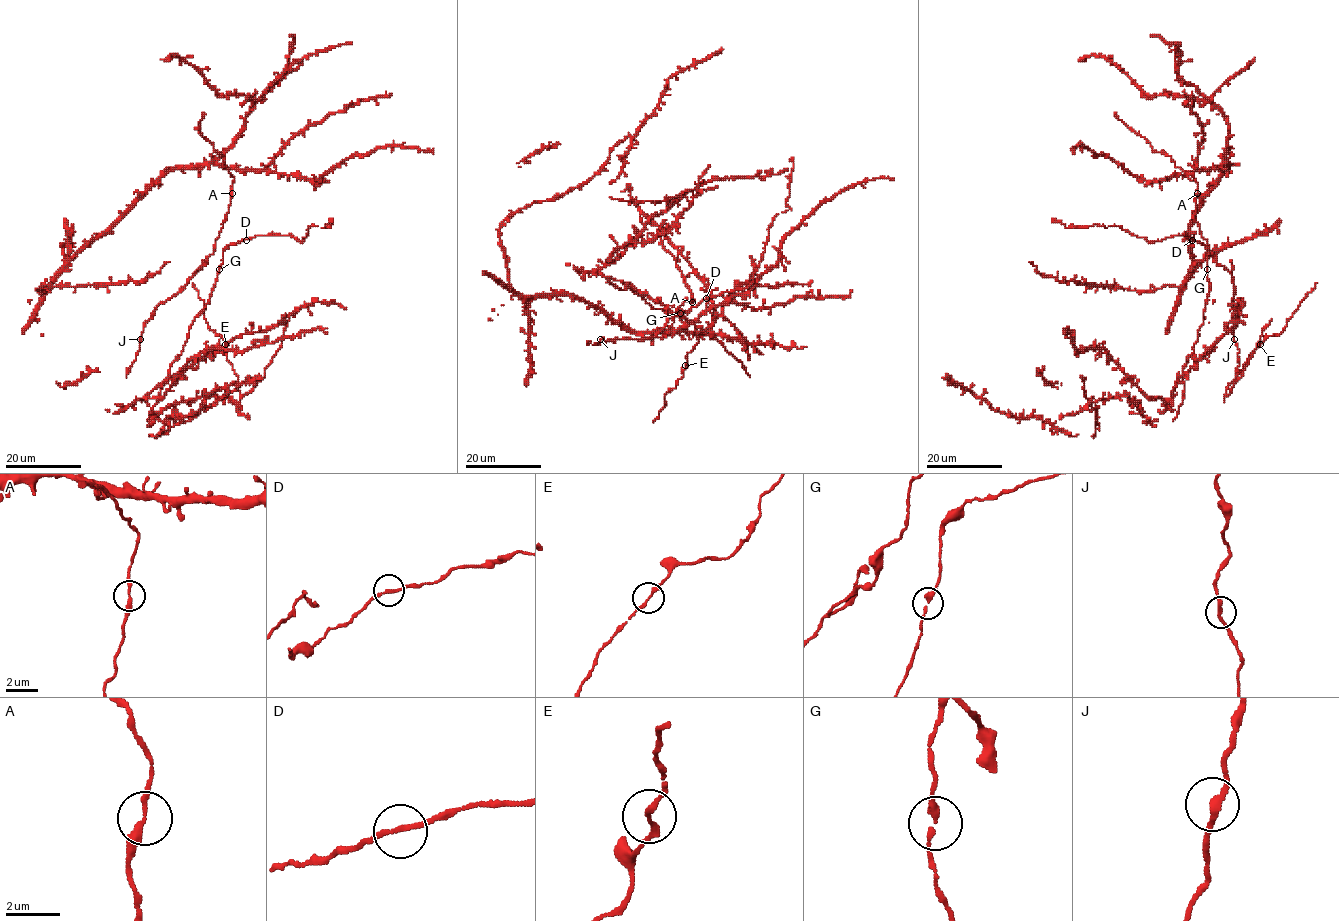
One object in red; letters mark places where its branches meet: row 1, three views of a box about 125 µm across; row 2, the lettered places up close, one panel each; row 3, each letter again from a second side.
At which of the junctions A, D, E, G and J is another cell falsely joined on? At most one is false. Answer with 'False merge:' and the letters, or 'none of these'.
False merge: none of these

